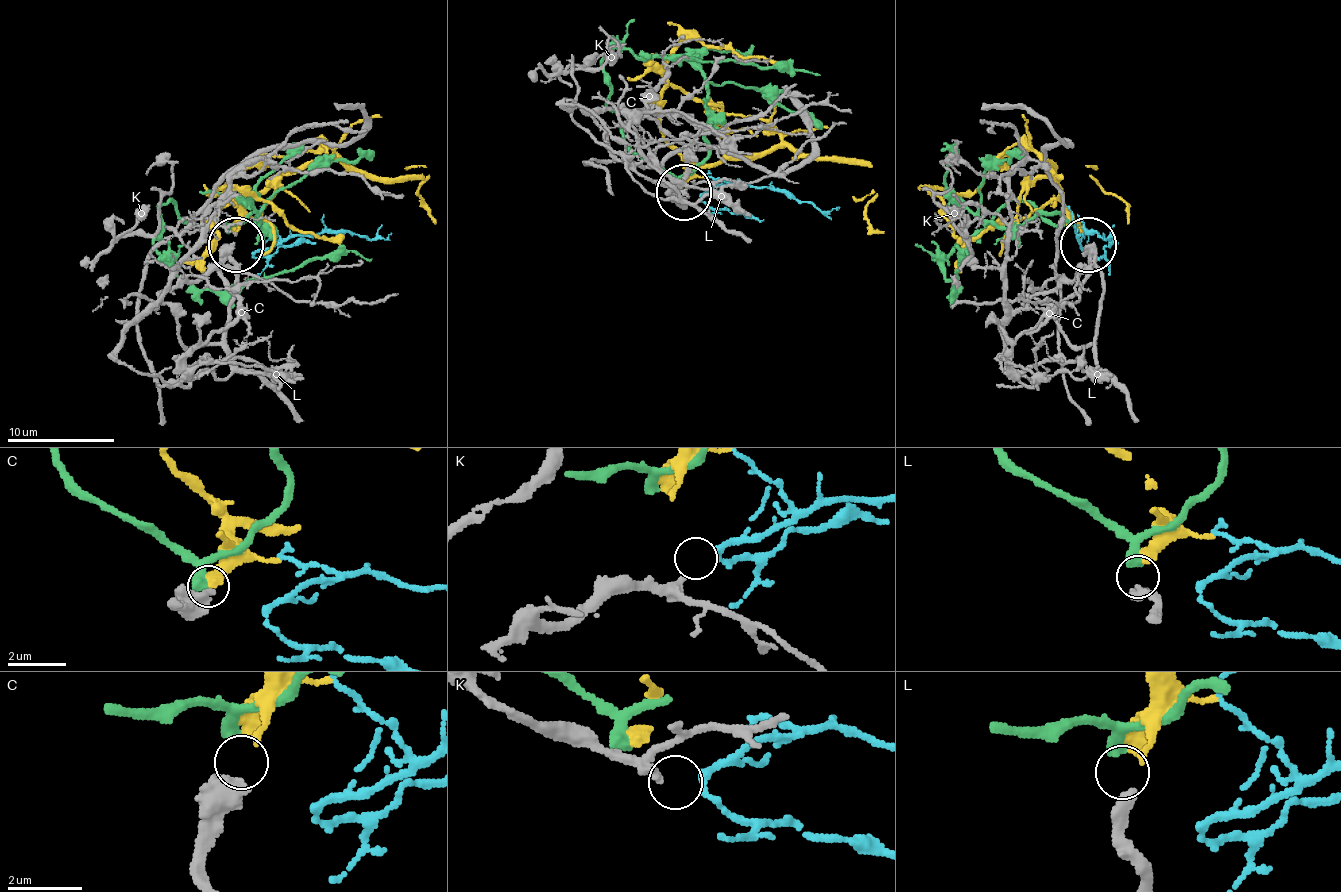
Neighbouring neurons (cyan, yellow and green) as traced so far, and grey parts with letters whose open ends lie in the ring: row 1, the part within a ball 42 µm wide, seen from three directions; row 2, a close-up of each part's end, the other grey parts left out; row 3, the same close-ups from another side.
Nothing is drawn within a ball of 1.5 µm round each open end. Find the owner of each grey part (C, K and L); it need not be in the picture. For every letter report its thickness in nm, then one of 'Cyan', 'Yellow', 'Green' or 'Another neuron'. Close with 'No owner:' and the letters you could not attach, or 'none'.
C: Thickness 500 nm. Yellow
K: Thickness 240 nm. Cyan
L: Thickness 360 nm. Green
No owner: none

